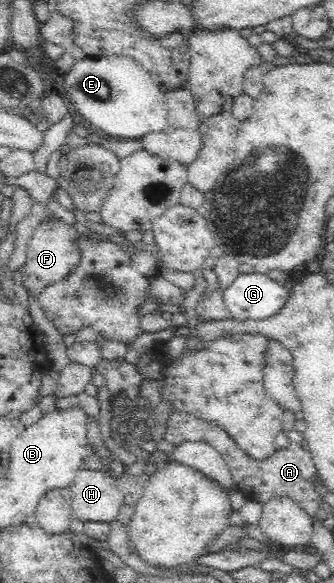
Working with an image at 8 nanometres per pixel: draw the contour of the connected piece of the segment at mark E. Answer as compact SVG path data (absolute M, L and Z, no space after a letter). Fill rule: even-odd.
M116 55L82 58L68 73L61 73L59 89L68 104L107 138L136 140L167 126L168 110L161 89L132 58Z

